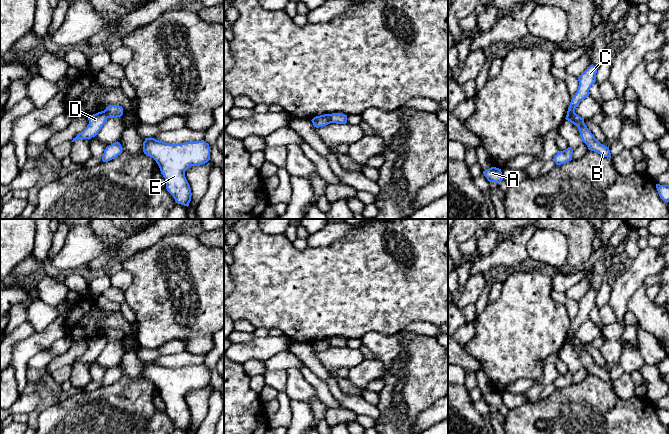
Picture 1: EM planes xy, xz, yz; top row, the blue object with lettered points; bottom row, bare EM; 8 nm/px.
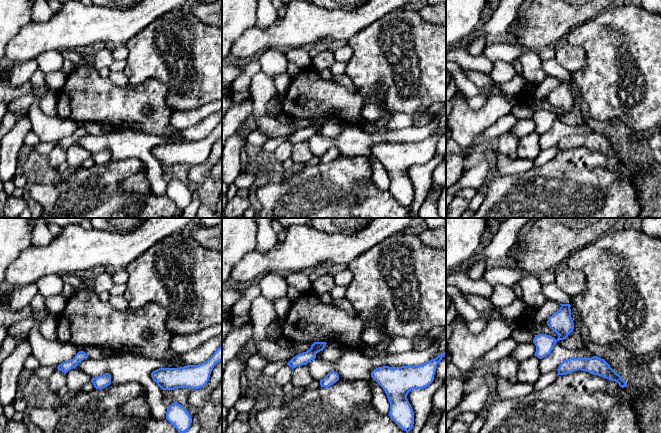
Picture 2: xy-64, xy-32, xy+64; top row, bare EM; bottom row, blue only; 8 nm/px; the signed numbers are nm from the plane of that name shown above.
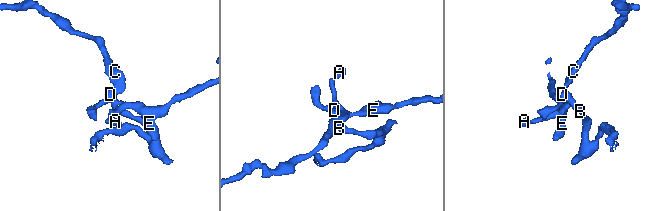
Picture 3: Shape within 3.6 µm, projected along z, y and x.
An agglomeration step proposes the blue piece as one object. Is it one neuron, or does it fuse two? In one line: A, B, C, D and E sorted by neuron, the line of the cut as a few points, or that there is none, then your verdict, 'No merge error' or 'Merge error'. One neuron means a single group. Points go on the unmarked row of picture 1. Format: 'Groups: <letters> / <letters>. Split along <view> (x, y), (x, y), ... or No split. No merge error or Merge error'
Groups: A B D E / C. Split along xz (329, 338), (329, 343), (332, 346). Merge error

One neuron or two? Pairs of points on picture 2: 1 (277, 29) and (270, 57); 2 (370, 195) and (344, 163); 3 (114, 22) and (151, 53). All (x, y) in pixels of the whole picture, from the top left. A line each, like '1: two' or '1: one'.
1: two
2: one
3: two

